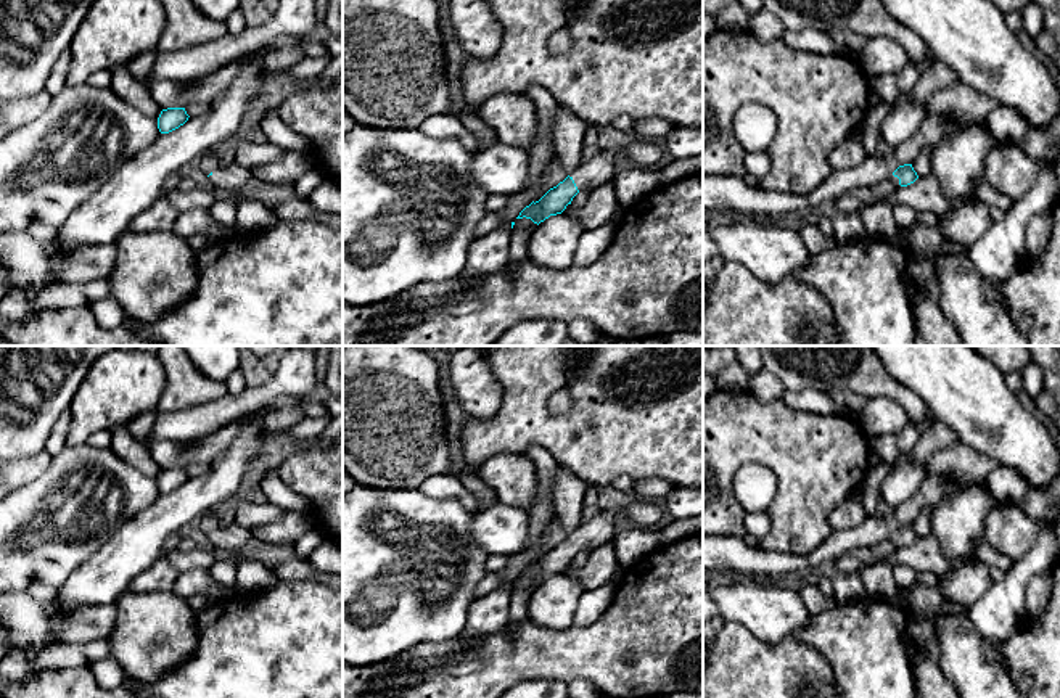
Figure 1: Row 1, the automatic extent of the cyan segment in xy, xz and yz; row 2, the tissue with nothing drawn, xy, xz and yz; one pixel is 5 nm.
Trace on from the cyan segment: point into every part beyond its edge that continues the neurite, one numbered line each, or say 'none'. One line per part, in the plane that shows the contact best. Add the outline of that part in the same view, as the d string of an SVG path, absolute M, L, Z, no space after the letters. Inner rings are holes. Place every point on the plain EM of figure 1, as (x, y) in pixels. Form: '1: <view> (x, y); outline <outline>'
1: xz (645, 513); outline M637 499L624 510L600 510L600 513L587 523L581 523L569 537L574 540L579 553L597 545L606 544L613 537L616 523L627 516L640 528L651 528L661 519L663 507L659 502Z

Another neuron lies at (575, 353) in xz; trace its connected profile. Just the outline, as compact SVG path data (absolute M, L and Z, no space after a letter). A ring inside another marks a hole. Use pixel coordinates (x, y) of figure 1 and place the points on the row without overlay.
M568 346L568 365L569 365L569 373L574 376L581 376L581 357L584 355L584 347L585 346Z

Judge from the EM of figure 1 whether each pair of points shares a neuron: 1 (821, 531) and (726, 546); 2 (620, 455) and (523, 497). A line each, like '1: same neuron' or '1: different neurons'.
1: different neurons
2: different neurons

